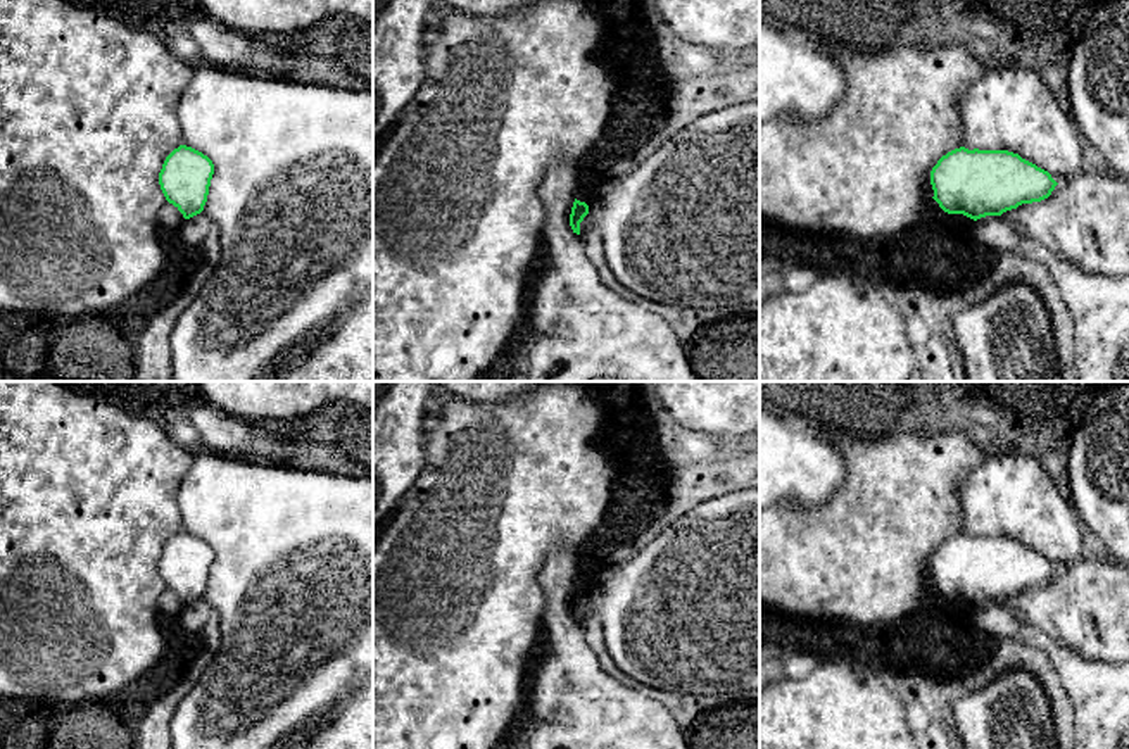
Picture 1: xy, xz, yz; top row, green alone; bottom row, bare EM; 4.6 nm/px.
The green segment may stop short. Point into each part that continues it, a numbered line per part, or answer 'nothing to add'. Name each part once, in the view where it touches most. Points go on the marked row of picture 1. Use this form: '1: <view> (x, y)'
nothing to add

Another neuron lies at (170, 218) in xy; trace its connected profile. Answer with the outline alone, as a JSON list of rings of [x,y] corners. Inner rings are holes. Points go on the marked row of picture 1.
[[[164,204],[159,212],[159,224],[162,231],[178,231],[185,217],[173,204]]]

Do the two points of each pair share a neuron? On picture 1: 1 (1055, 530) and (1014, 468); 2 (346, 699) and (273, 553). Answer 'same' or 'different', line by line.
1: same
2: same

